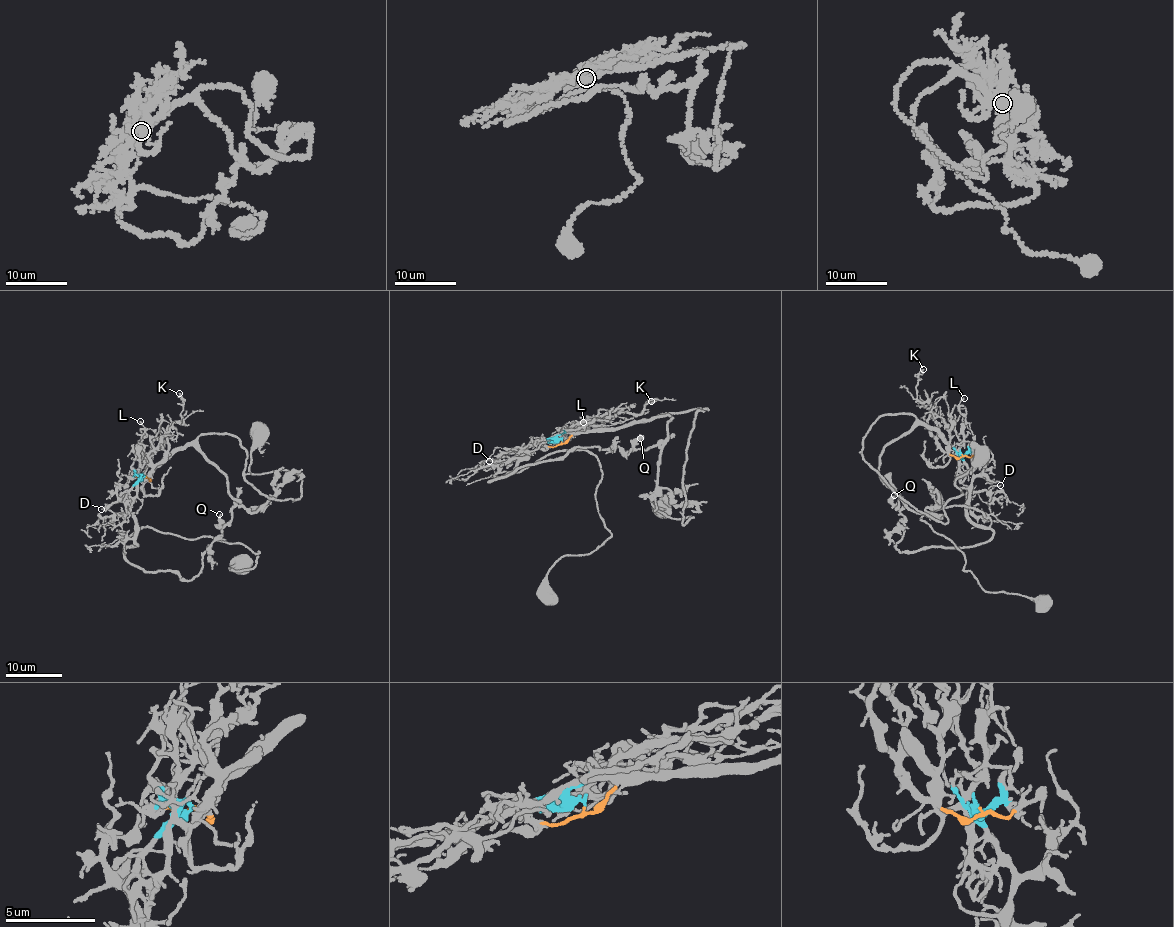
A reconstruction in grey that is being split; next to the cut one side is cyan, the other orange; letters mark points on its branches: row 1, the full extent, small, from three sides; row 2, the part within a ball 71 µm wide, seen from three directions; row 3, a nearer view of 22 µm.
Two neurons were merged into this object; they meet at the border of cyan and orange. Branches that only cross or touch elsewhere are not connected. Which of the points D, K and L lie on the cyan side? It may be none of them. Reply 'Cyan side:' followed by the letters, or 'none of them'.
Cyan side: D

